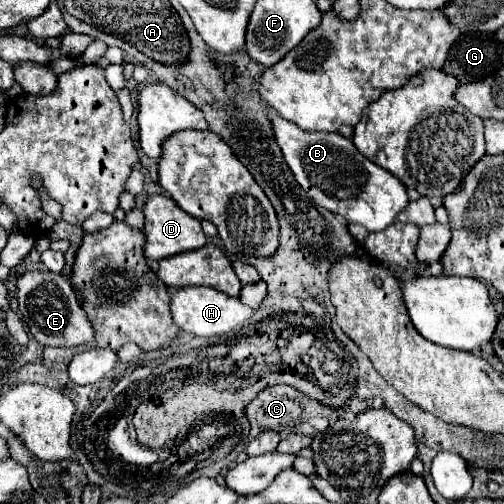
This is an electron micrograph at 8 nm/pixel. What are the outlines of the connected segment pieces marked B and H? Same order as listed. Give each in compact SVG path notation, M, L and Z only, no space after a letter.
M270 110L270 120L274 124L278 146L282 148L298 184L320 206L344 216L350 223L366 226L370 232L390 226L398 212L408 206L410 198L406 186L394 174L362 156L352 140L338 132L304 132L296 124L280 118L274 110Z
M188 286L188 288L176 288L170 292L172 296L172 318L174 322L194 336L220 336L228 334L230 330L242 326L246 320L252 318L254 310L246 304L242 304L238 298L232 298L224 292L218 292L208 286Z

